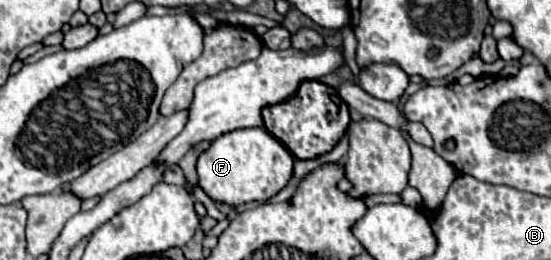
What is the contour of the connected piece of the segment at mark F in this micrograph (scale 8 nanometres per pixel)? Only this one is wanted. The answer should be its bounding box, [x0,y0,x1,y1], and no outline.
[197,127,293,205]

